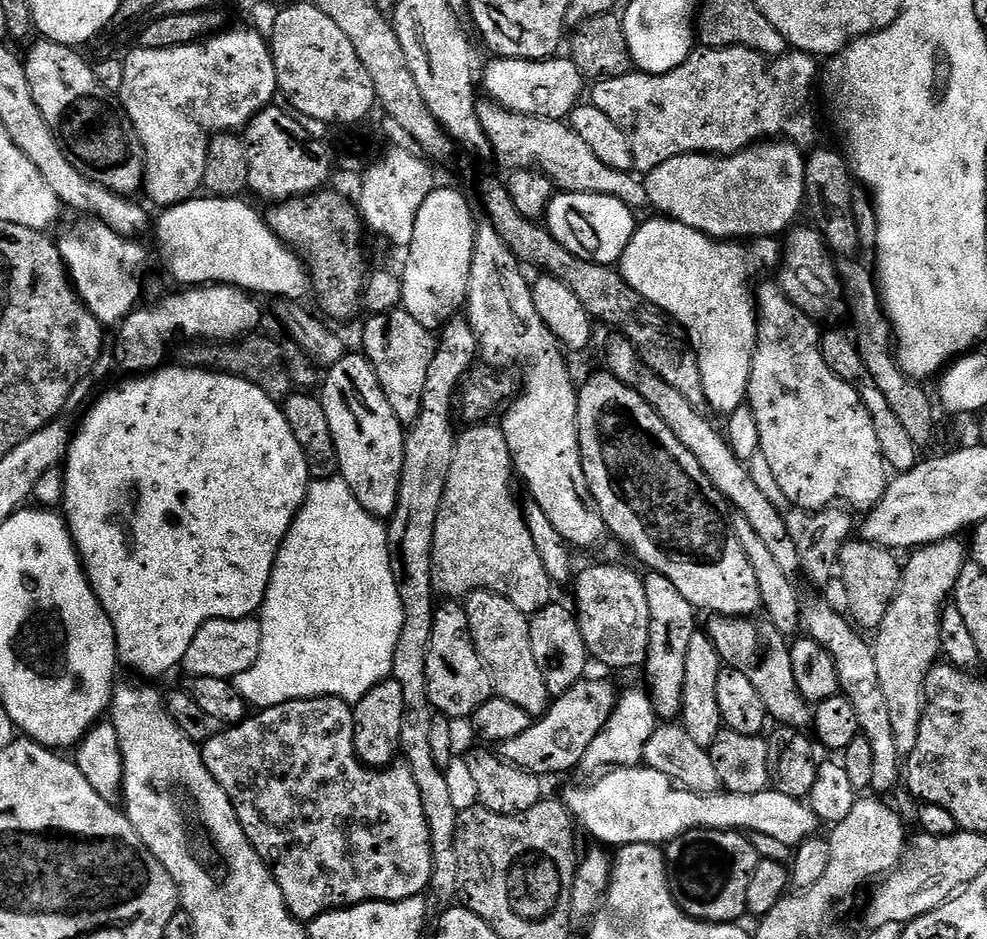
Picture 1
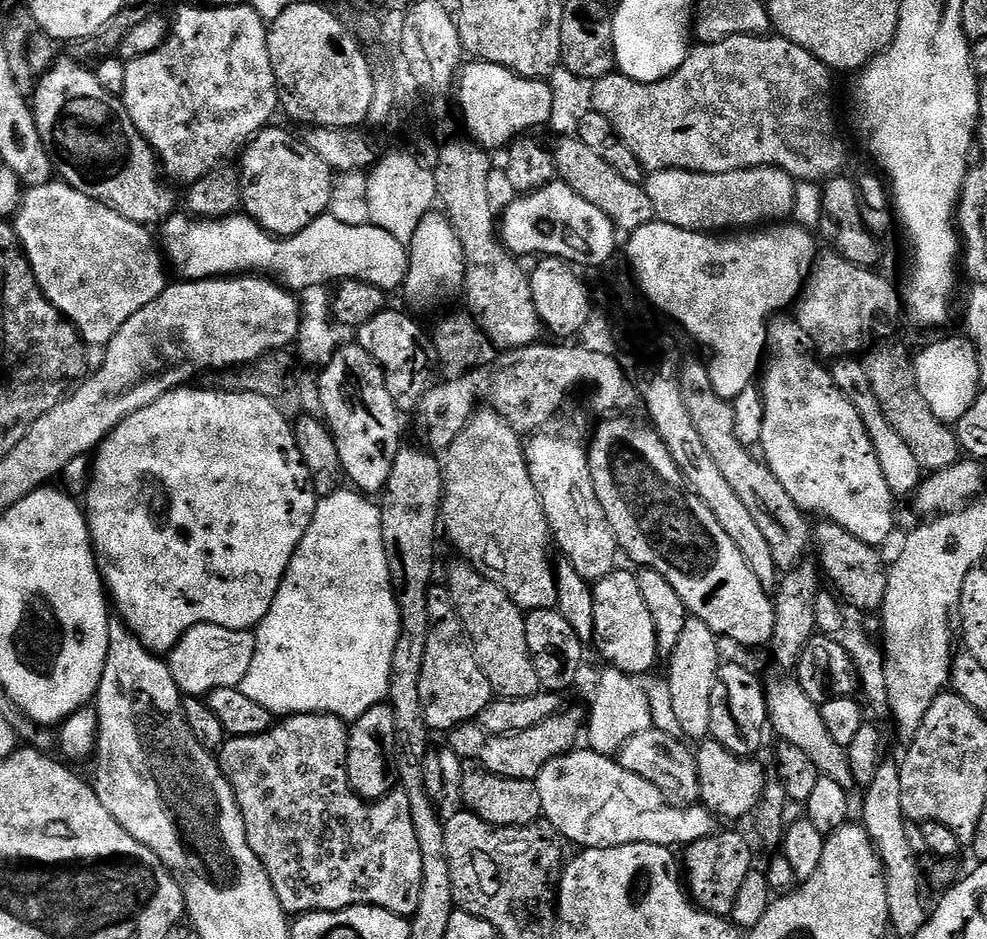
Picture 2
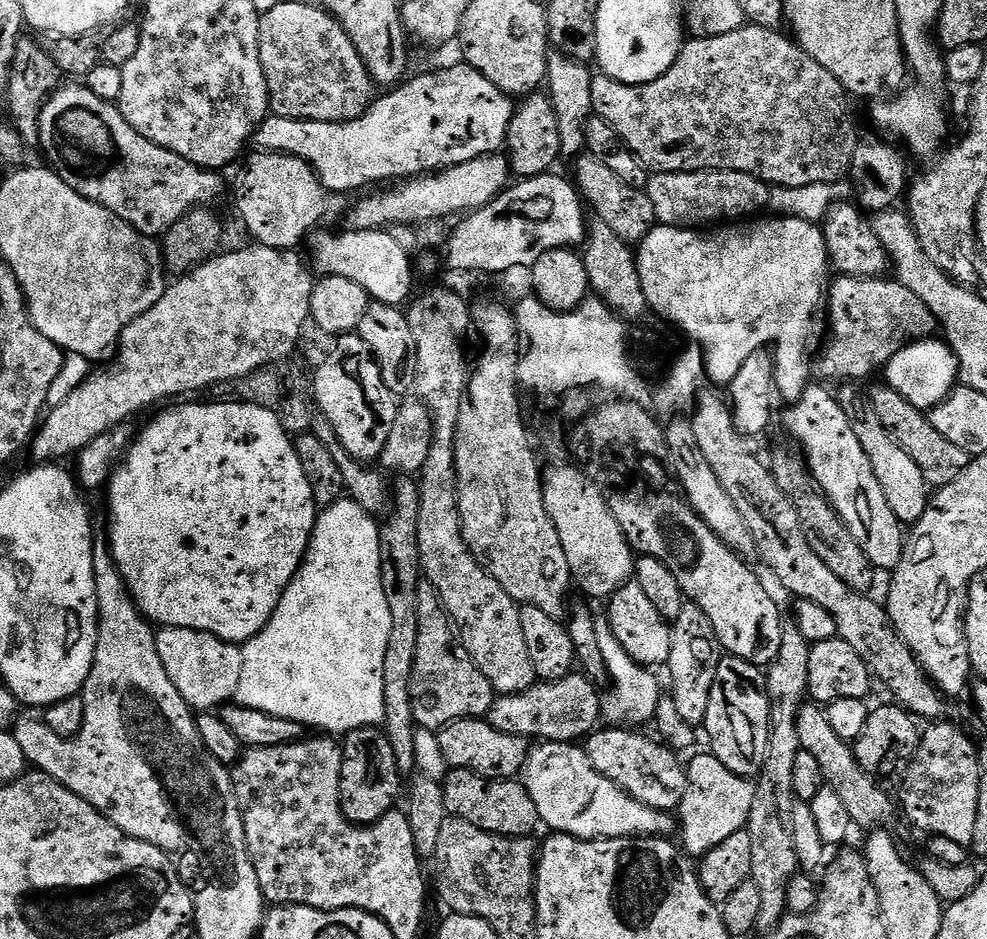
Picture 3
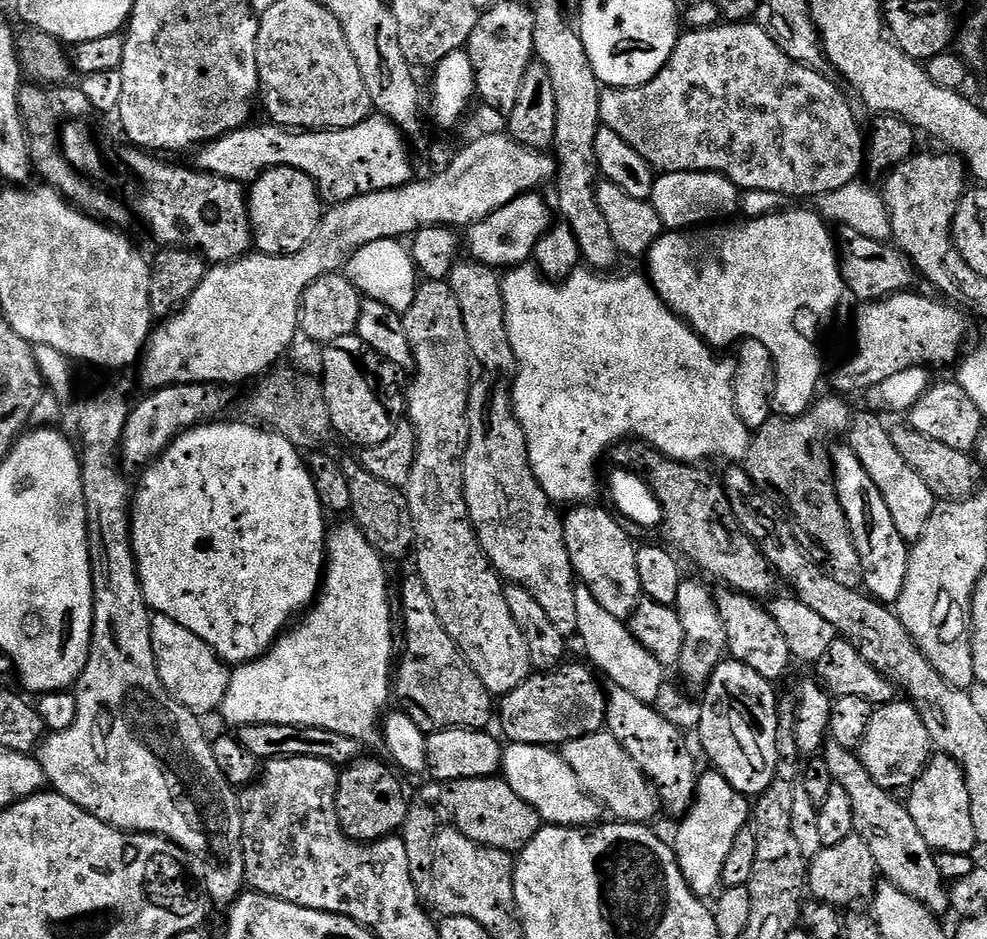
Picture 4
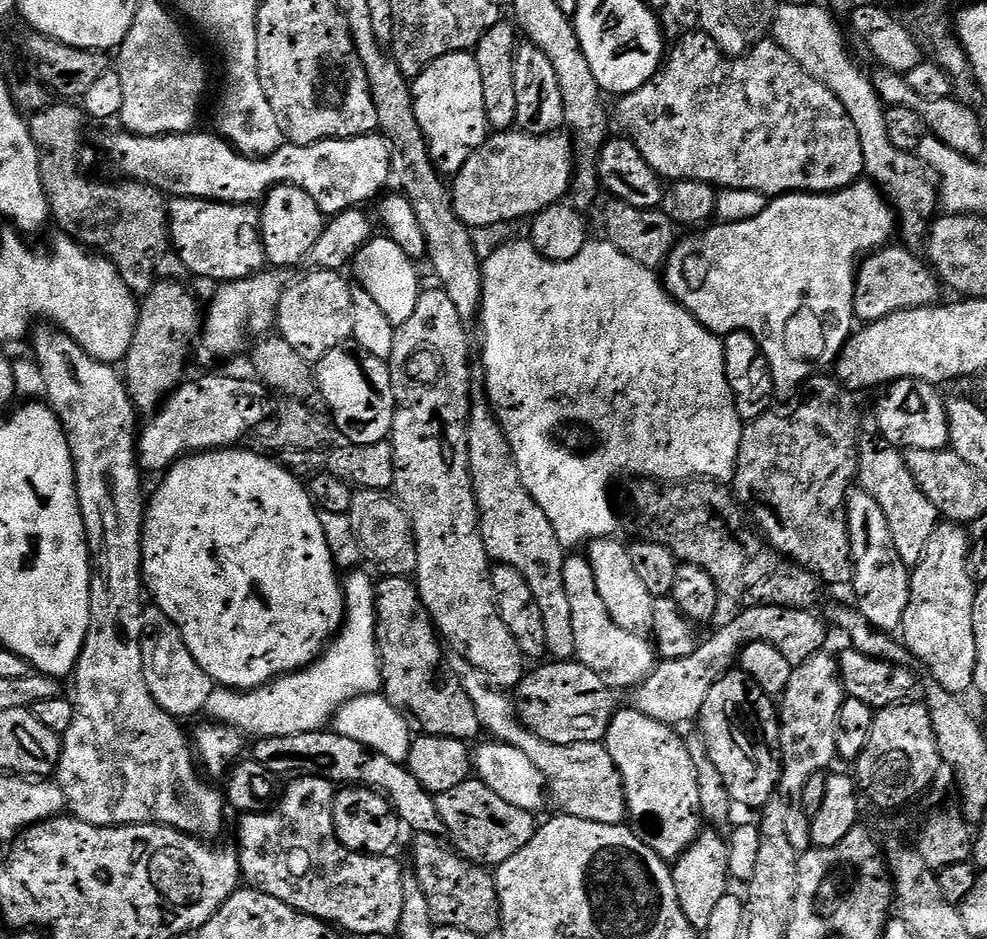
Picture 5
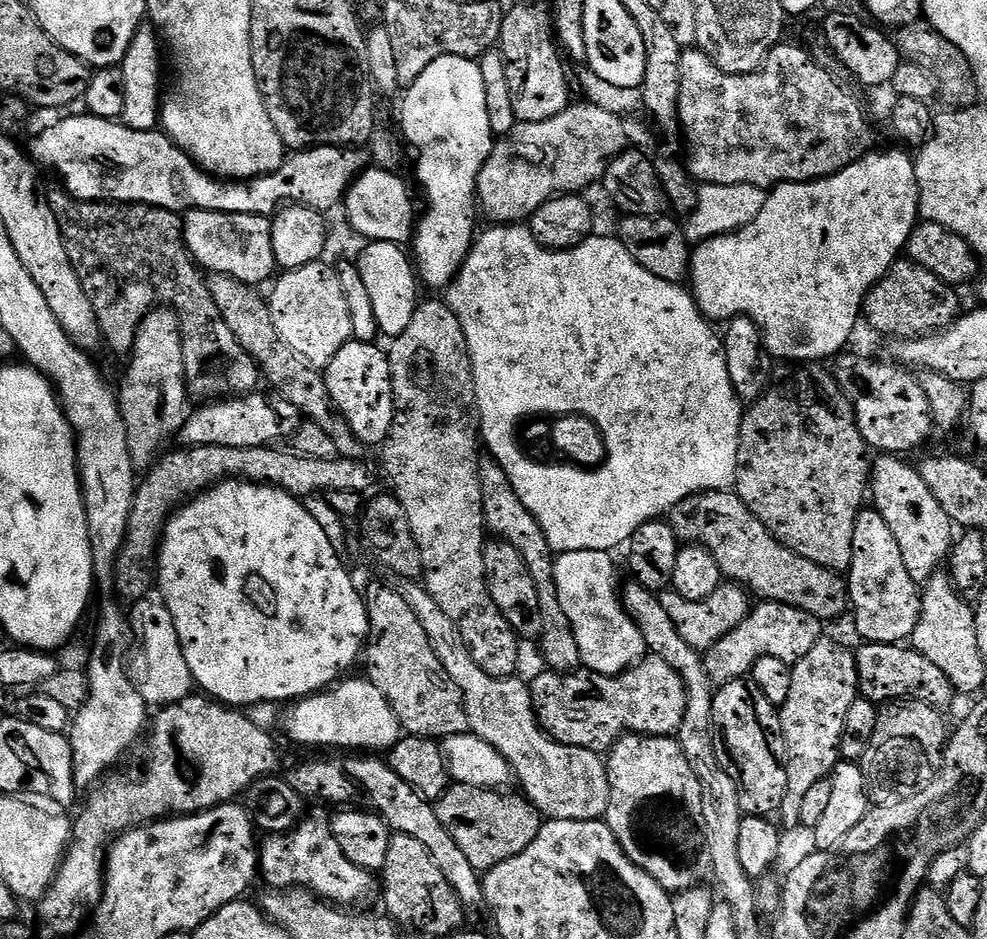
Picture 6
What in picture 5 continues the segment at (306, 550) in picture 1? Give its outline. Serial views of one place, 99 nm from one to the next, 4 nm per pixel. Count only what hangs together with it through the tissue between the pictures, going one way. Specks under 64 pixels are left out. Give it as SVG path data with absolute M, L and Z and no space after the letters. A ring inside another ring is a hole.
M356 572L349 580L343 581L342 587L345 606L343 625L315 664L286 676L278 676L271 684L263 684L260 688L237 690L213 687L204 712L212 715L209 717L215 723L226 724L248 738L289 736L319 732L348 700L379 693L382 685L380 648L376 644L376 584L366 573Z

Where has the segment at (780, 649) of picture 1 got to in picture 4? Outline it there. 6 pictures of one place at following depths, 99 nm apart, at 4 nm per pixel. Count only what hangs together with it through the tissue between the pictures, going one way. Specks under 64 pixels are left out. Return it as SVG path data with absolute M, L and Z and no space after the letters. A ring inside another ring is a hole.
M828 742L822 749L822 759L828 764L833 781L846 790L850 806L854 806L855 835L866 845L879 875L910 894L910 898L922 902L930 911L937 914L943 914L944 911L947 913L950 908L949 889L942 874L938 874L936 852L928 845L926 838L922 838L914 818L910 818L910 810L905 801L878 786L870 770L862 766L859 755L853 749Z

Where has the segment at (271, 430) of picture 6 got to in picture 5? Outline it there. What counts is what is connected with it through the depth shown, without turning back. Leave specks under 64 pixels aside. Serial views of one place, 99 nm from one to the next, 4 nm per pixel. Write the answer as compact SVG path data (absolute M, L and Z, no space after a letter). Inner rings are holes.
M200 376L197 380L191 380L191 378L185 379L176 389L171 392L167 400L151 413L148 425L141 427L138 432L138 463L145 473L157 472L157 474L163 474L180 459L181 456L187 456L194 452L205 452L214 448L230 448L241 443L240 440L247 434L251 428L256 428L264 420L264 407L268 404L268 396L270 392L265 385L261 384L259 379L251 378L252 380L243 380L240 376Z

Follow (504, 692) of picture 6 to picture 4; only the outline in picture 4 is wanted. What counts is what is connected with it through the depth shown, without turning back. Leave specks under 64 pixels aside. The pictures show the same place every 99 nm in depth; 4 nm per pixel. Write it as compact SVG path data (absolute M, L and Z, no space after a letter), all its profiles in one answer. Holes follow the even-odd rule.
M601 730L589 736L574 738L563 745L562 755L573 768L586 793L599 801L607 811L609 808L617 821L647 825L652 822L648 820L655 818L656 811L661 811L662 804L656 789L652 787L652 781L611 732Z

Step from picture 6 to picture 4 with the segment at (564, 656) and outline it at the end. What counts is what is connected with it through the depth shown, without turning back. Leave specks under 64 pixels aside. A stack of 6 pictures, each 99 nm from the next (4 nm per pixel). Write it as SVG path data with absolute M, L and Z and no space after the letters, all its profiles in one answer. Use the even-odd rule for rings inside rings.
M507 387L500 388L492 396L492 405L488 408L488 420L480 420L471 425L468 433L468 445L464 455L464 493L466 506L476 531L478 542L488 556L492 567L500 573L505 581L522 586L538 598L542 610L558 630L566 634L576 632L578 622L578 602L576 590L578 577L572 570L570 554L566 550L564 537L564 521L557 505L542 490L538 478L534 478L534 470L530 466L526 434L512 408L512 398Z

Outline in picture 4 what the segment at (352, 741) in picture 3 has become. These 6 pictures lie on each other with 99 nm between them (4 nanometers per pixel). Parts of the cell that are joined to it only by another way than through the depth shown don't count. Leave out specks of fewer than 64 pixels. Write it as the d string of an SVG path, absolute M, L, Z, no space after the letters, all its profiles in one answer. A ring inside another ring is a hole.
M361 755L340 772L336 791L338 822L340 829L352 840L371 842L399 833L409 805L410 800L404 797L399 778L382 761L372 756Z

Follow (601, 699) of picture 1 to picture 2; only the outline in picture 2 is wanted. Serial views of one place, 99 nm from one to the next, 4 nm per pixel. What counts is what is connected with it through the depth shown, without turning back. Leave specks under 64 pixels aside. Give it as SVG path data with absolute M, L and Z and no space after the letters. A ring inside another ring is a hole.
M580 708L561 711L551 716L546 722L534 726L530 730L522 730L514 734L490 734L480 727L479 723L469 722L460 724L447 733L447 747L452 748L454 754L462 762L477 760L479 767L485 772L492 772L496 776L505 776L515 780L535 781L546 763L556 756L564 756L577 747L576 739L581 739L586 728L586 712Z

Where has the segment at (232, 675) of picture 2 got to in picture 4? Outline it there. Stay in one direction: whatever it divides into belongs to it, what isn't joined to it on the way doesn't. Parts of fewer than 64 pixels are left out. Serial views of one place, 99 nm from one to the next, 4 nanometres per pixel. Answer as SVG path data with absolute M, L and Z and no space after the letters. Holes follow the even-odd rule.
M153 615L150 638L162 686L166 686L172 697L182 702L182 706L186 706L197 716L204 718L207 717L207 712L215 713L226 698L229 665L221 660L220 655L209 644L202 642L198 634L186 630L186 626L174 622L174 618L169 616Z

